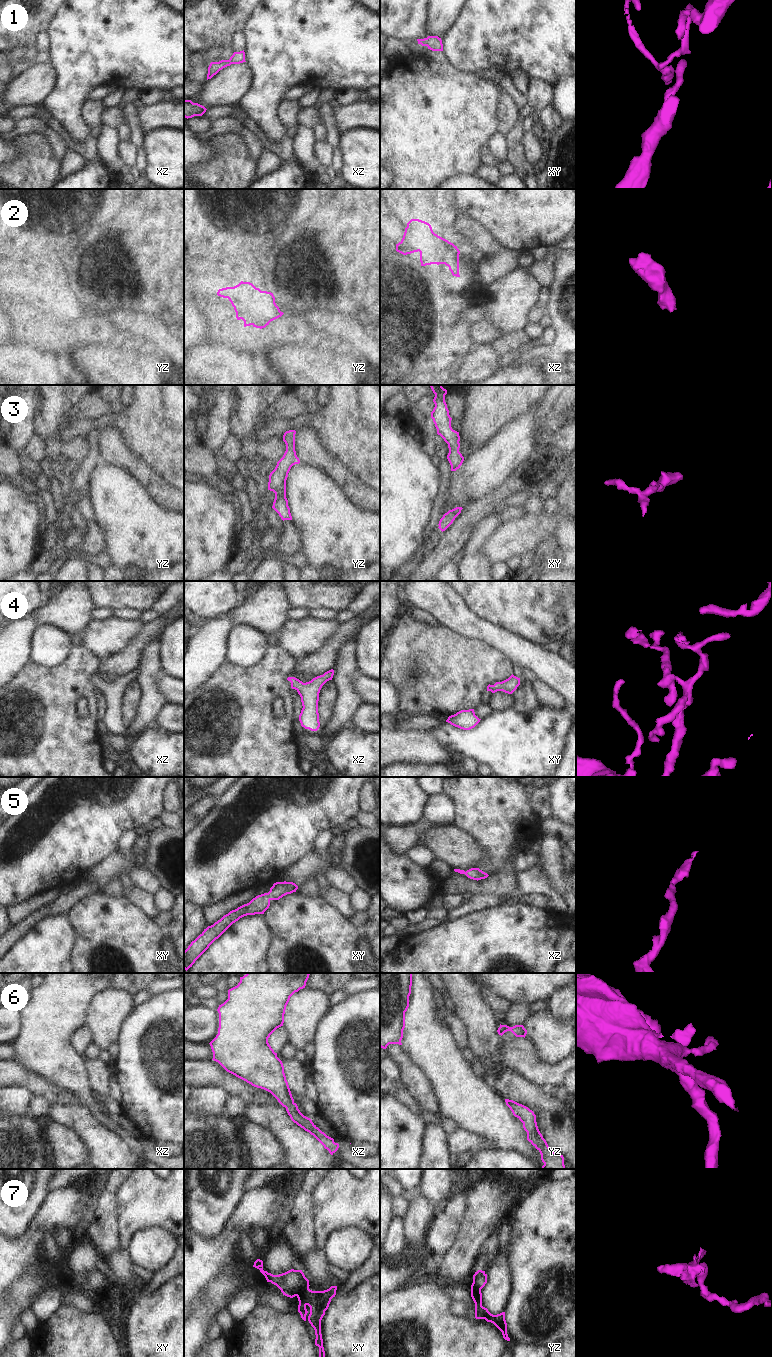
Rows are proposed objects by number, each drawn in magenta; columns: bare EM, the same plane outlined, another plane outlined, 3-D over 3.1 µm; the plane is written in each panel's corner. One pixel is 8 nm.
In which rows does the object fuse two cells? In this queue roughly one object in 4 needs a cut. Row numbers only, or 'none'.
7

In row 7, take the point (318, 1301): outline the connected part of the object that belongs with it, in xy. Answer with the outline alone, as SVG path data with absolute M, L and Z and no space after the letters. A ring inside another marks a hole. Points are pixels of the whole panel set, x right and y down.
M331 1286L324 1291L312 1291L303 1288L297 1293L299 1301L298 1312L301 1318L308 1320L315 1330L315 1345L319 1347L319 1357L325 1357L321 1334L321 1320L328 1309L331 1299L336 1295L337 1286Z

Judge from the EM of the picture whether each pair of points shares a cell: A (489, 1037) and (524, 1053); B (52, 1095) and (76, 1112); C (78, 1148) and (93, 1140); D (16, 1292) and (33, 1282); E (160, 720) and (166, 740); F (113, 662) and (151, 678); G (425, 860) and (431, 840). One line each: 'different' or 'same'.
A: different
B: different
C: different
D: same
E: different
F: different
G: different

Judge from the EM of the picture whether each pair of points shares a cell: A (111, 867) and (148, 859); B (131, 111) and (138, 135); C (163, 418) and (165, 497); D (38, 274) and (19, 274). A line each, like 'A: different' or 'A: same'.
A: same
B: same
C: different
D: same

